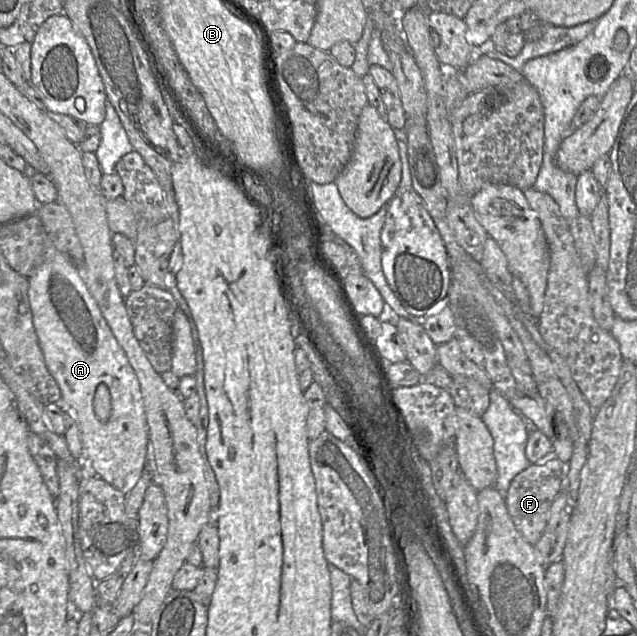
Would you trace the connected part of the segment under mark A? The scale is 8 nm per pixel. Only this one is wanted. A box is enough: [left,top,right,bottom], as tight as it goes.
[28,238,149,493]

